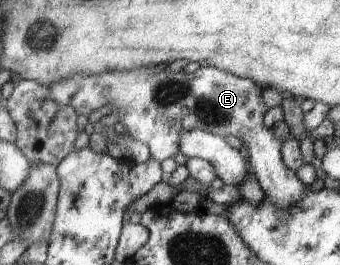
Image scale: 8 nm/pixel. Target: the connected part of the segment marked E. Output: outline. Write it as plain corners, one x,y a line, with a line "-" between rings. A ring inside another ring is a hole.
152,66
139,67
130,71
105,71
96,75
75,75
68,79
53,83
50,88
50,97
59,104
69,105
74,111
89,116
94,110
111,104
112,111
119,110
119,121
128,130
128,134
136,140
145,142
150,148
150,156
160,163
166,158
174,157
179,153
179,143
183,132
191,129
203,129
204,131
221,135
237,136
245,142
245,150
249,154
248,160
250,168
254,172
254,177
262,186
263,192
281,208
289,208
311,189
296,176
296,171
289,170
282,161
282,141
280,141
273,131
269,130
263,123
266,113
266,106
263,103
263,89
257,83
249,79
242,79
238,76
220,71
215,67
199,67
193,73
177,73
168,69
152,70

